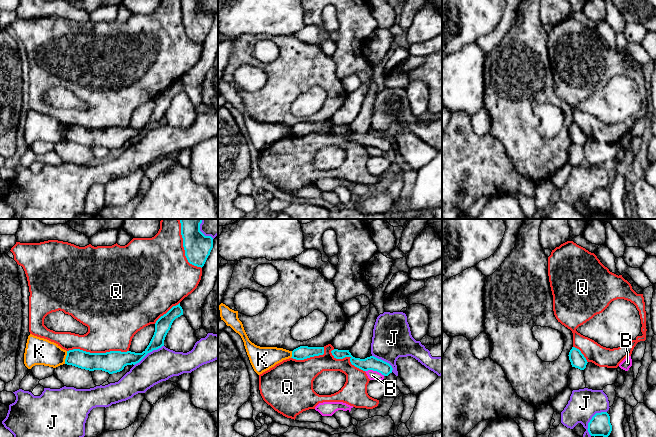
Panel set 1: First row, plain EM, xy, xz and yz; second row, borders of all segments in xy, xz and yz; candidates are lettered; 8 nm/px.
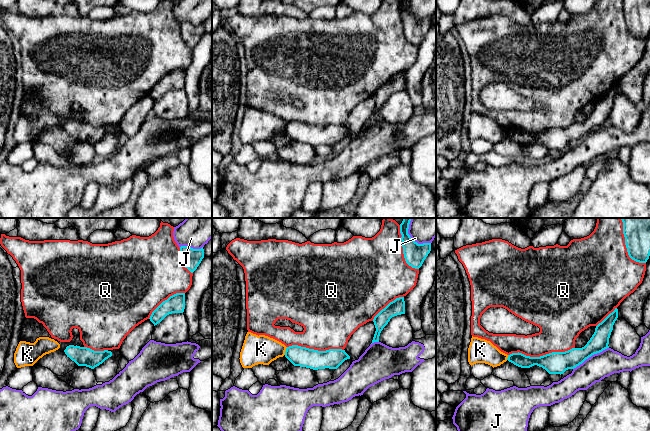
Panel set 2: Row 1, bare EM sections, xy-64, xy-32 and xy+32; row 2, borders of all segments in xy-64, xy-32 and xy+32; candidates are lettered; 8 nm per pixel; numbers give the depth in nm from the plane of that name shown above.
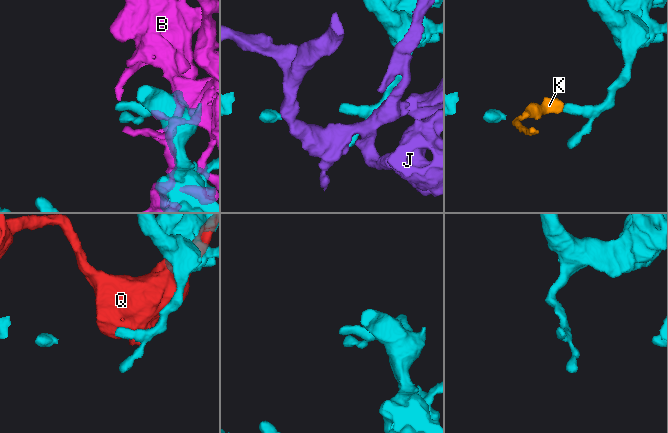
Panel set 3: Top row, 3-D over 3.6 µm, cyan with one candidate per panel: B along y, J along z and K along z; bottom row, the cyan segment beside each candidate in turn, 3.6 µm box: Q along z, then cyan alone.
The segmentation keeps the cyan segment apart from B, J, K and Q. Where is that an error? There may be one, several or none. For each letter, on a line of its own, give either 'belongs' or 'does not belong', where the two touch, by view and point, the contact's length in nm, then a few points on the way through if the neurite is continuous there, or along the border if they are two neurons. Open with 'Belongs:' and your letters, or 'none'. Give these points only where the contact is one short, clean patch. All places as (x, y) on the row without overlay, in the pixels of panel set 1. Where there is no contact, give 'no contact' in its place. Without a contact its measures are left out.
Belongs: none
B: does not belong; meets cyan in xz at (375, 146); contact 170 nm long
J: does not belong; meets cyan in yz at (591, 195); contact 240 nm long
K: does not belong; meets cyan in xy at (66, 133); contact 110 nm long; border along xy (67, 127), (64, 139)
Q: does not belong; meets cyan in xy at (98, 129); contact 500 nm long

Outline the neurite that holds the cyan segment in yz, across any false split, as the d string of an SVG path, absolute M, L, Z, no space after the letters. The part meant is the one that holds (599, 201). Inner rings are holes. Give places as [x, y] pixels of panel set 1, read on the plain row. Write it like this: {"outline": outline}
{"outline": "M607 188L596 189L588 199L587 206L591 212L608 213L612 207L609 190Z"}

